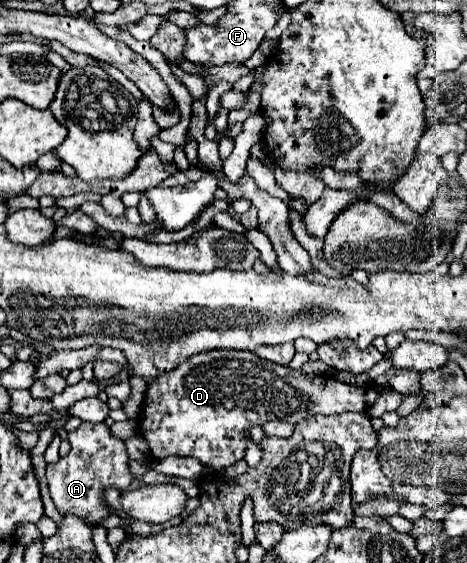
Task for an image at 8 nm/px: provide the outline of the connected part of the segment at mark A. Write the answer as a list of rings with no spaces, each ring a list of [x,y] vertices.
[[[82,422],[74,432],[68,434],[72,450],[68,456],[60,458],[56,464],[48,464],[46,478],[50,486],[50,496],[60,514],[72,512],[82,520],[98,524],[102,518],[108,516],[102,500],[104,488],[118,488],[126,490],[132,484],[132,474],[128,468],[128,454],[122,440],[114,438],[106,422],[90,424]]]

